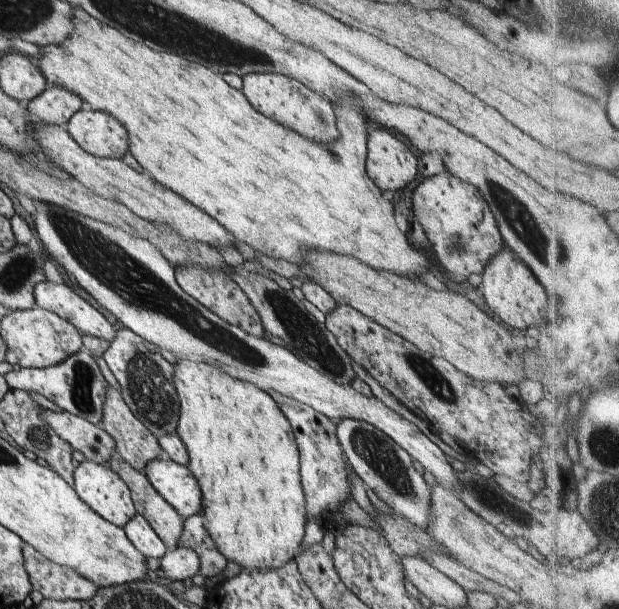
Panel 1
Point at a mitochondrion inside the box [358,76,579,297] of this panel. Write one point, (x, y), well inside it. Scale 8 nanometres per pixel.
(523, 225)

